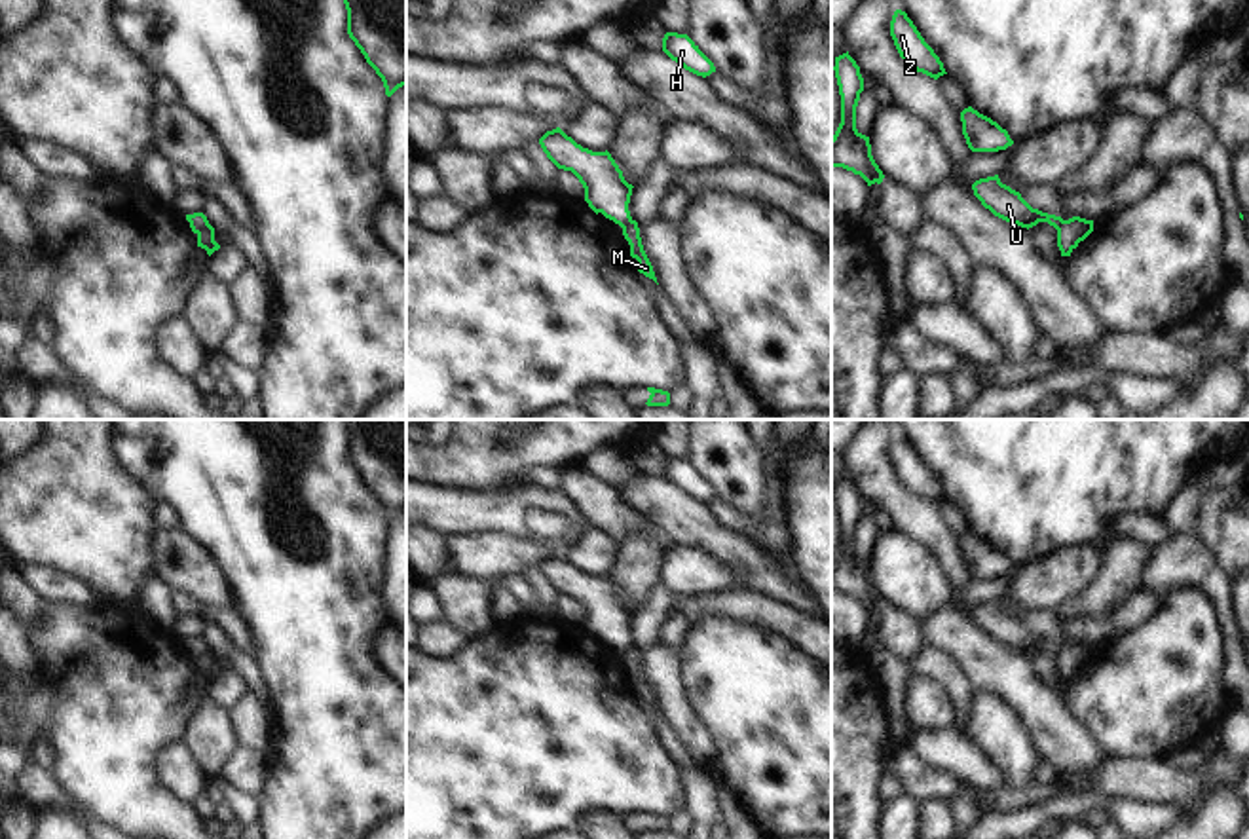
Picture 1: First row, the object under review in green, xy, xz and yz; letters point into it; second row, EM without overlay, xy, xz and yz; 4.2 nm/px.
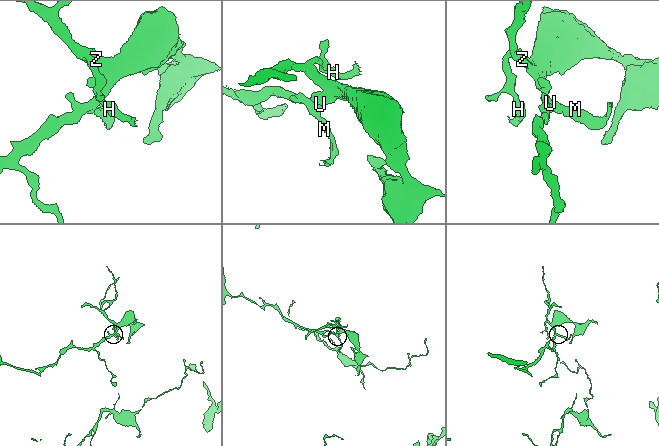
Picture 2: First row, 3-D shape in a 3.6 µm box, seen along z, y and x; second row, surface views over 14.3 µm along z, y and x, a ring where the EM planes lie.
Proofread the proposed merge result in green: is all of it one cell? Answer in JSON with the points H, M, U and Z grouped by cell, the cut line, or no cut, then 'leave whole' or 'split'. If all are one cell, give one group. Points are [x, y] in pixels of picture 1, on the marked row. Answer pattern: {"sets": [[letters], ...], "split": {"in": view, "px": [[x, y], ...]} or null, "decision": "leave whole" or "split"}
{"sets": [["H", "U", "Z"], ["M"]], "split": {"in": "xy", "px": [[207, 223], [196, 232]]}, "decision": "split"}

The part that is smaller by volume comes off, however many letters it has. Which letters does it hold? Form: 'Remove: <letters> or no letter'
Remove: M

